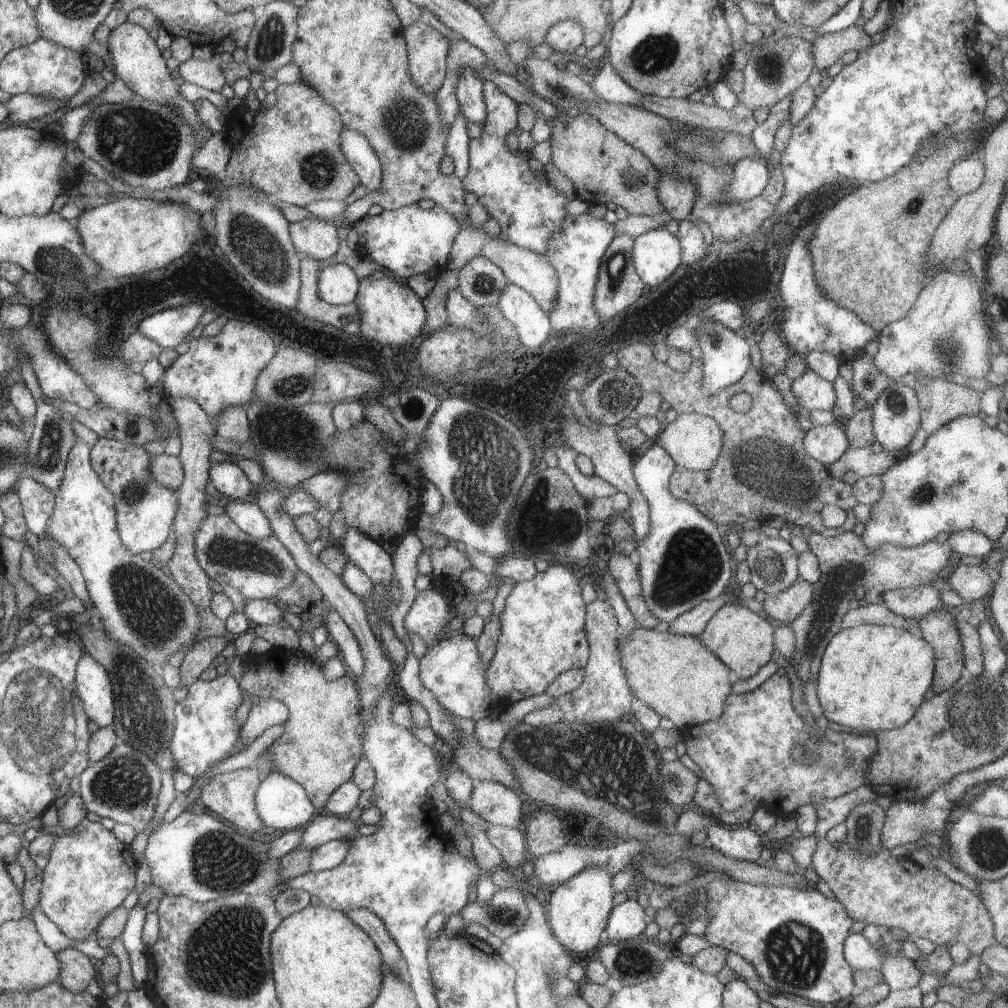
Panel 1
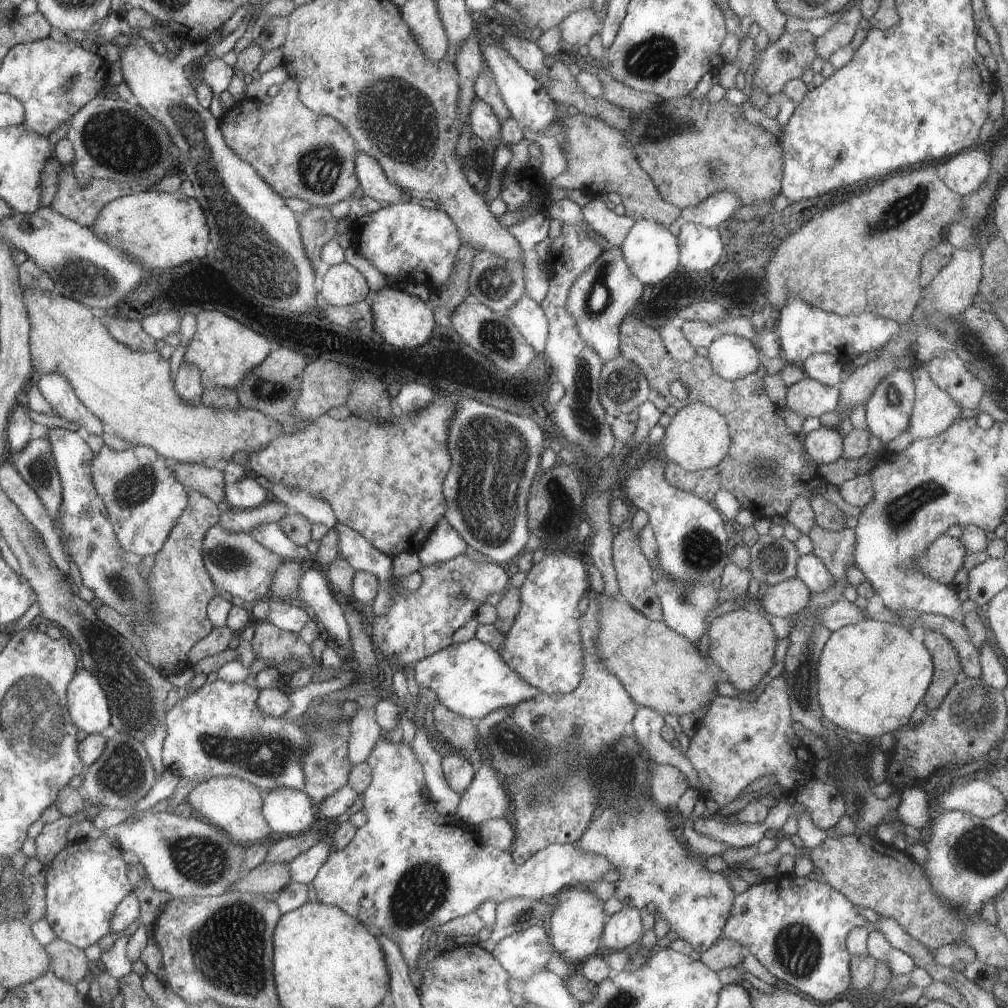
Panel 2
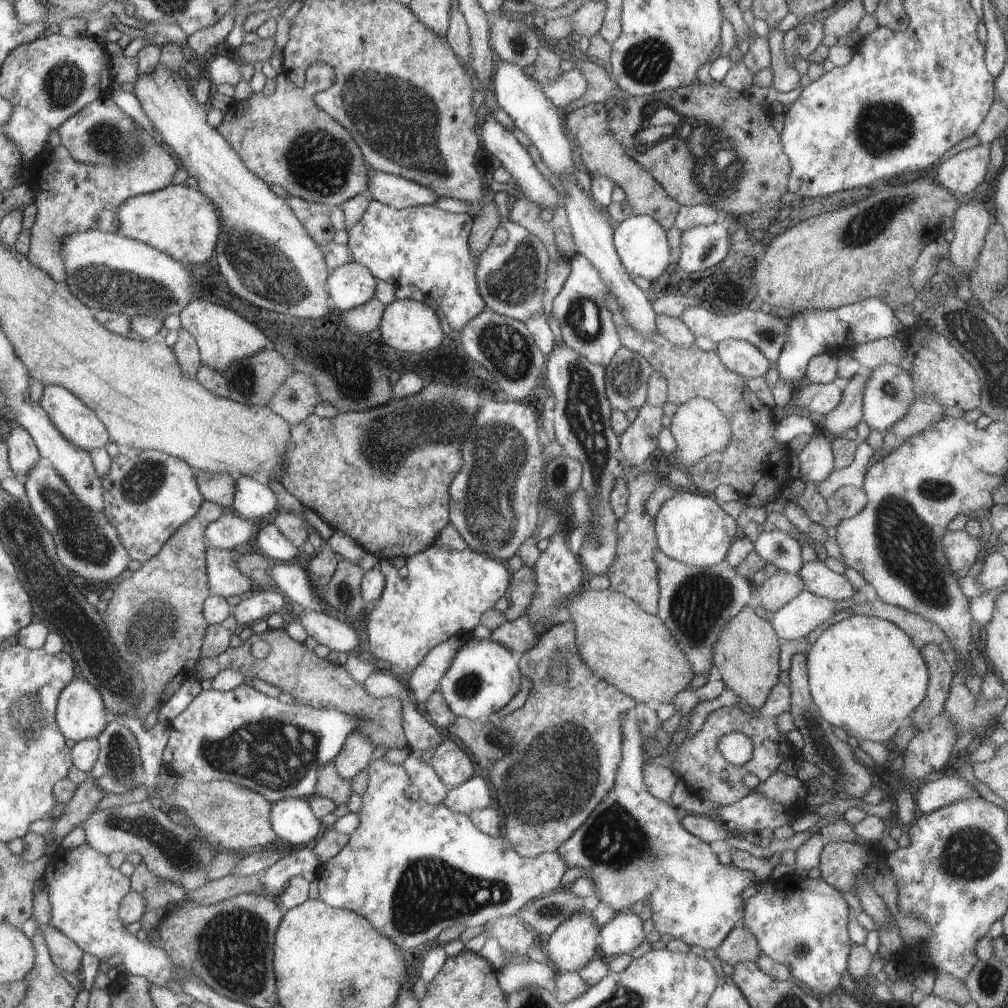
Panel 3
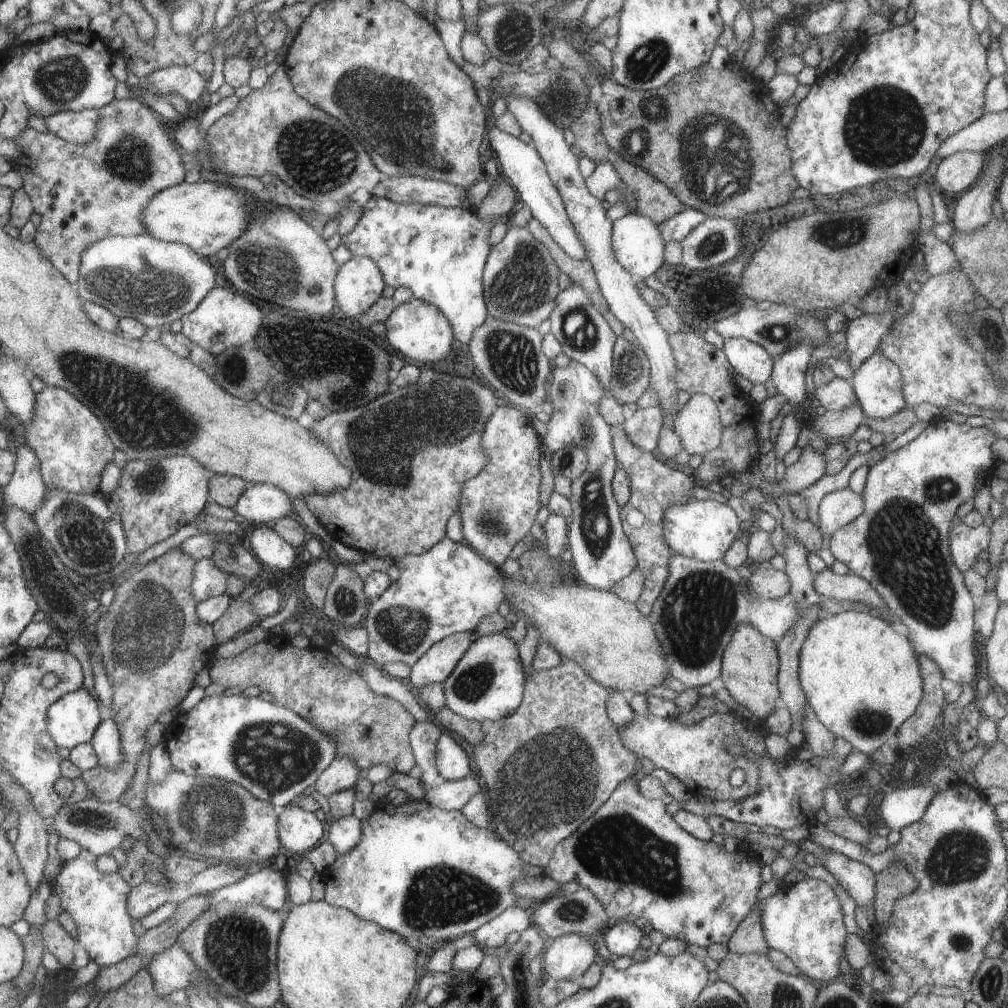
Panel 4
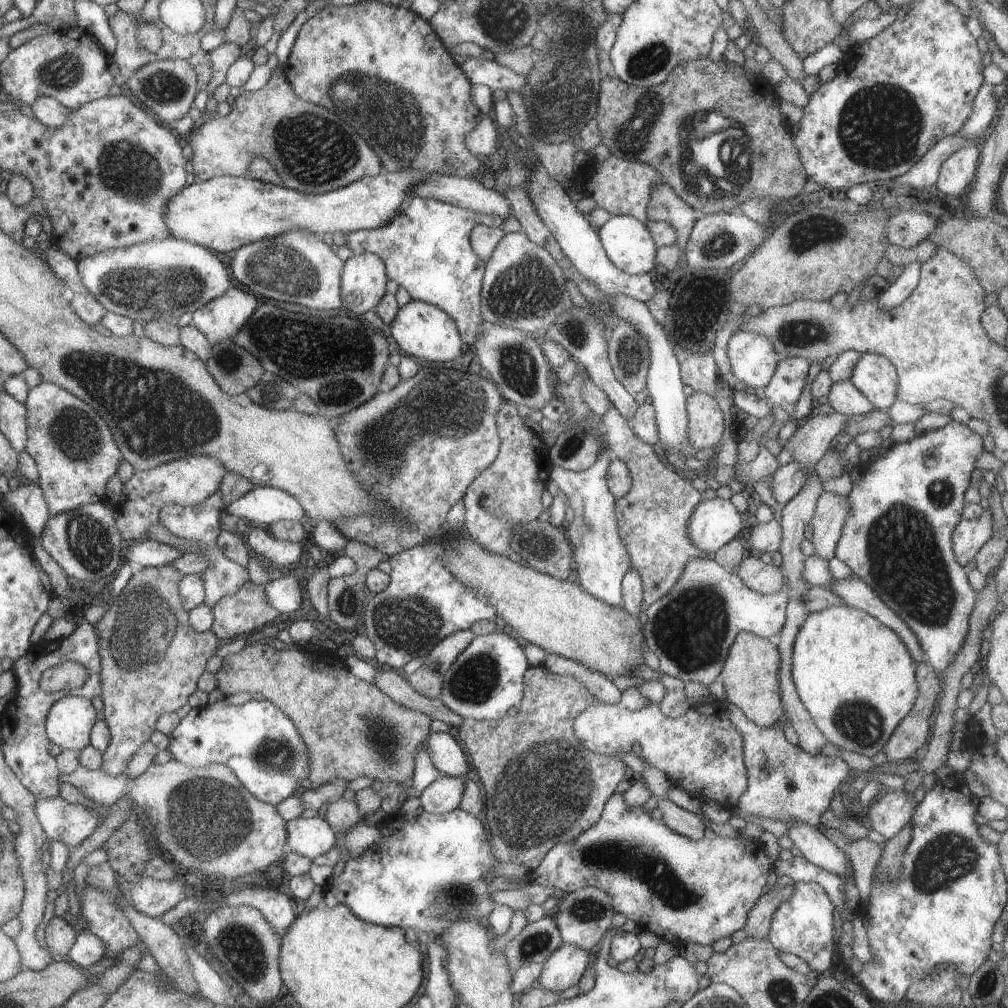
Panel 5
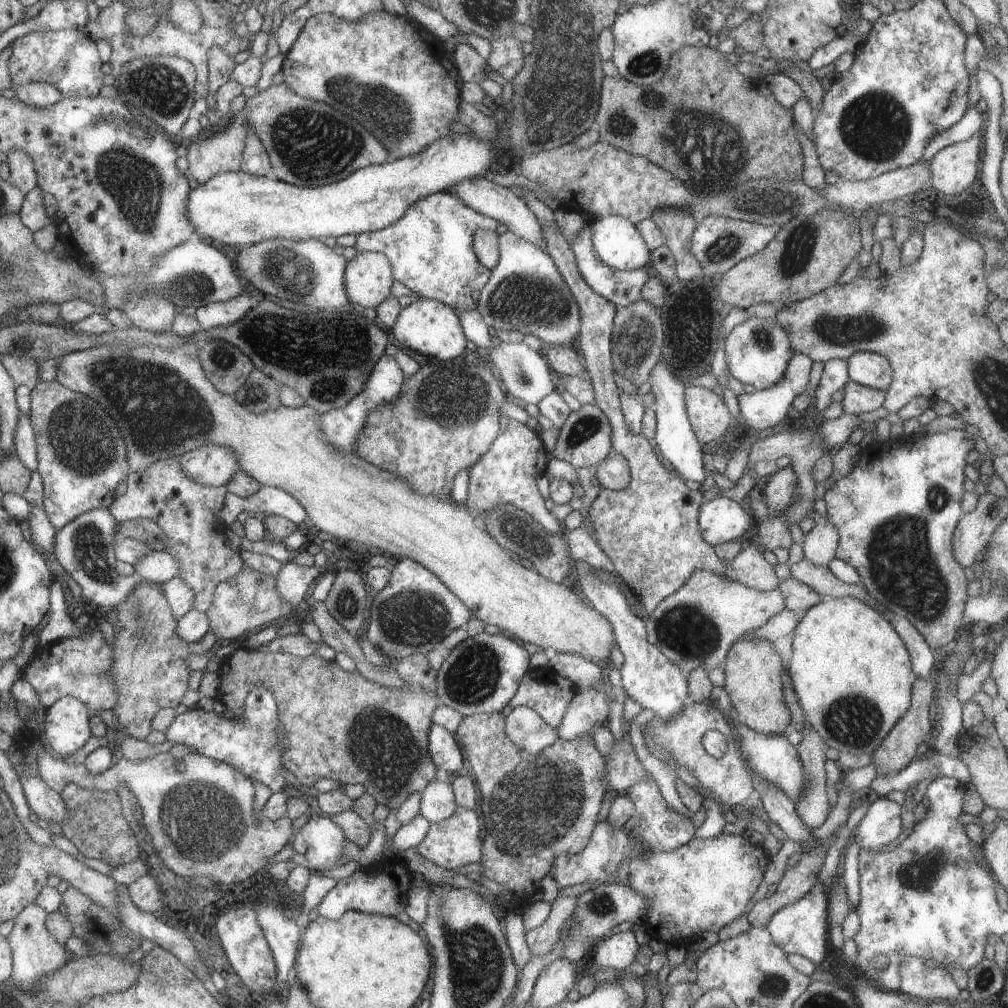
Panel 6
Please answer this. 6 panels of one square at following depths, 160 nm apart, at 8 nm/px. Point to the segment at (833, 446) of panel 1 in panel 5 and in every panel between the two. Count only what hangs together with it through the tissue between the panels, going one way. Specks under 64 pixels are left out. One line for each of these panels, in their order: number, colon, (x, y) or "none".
2: (824, 446)
3: (816, 463)
4: (811, 466)
5: (788, 480)

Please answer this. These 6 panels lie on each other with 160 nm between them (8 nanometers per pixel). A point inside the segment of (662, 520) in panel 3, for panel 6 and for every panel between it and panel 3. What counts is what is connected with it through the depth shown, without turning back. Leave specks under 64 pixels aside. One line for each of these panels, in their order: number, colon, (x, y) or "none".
4: (700, 529)
5: (715, 522)
6: (721, 519)

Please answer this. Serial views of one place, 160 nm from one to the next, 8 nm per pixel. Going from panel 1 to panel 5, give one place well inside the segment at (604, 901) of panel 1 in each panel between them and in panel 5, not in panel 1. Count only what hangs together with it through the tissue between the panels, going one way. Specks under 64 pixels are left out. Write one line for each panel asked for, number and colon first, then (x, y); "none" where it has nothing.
2: (575, 928)
3: (575, 943)
4: (567, 957)
5: (566, 965)

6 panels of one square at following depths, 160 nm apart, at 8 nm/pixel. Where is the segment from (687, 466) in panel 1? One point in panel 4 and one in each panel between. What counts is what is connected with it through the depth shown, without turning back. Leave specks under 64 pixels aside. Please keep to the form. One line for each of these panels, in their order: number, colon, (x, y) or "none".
2: (697, 438)
3: (699, 428)
4: (698, 424)

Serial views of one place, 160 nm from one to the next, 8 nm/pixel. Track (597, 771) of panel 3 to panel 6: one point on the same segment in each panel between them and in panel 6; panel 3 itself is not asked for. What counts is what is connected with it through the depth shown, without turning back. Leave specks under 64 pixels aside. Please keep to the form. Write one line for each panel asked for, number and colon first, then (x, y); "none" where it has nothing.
4: (548, 767)
5: (543, 786)
6: (537, 806)

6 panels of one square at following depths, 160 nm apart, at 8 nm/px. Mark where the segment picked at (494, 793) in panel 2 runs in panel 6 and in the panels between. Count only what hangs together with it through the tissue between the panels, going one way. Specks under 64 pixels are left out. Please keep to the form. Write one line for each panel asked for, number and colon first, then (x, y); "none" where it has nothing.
3: (475, 793)
4: (452, 795)
5: (445, 793)
6: (438, 803)

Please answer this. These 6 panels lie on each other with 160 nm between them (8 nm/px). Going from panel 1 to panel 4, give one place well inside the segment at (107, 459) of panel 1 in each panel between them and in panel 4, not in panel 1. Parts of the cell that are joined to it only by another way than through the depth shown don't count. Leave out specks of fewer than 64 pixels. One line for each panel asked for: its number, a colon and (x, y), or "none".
2: (144, 499)
3: (149, 495)
4: (154, 498)

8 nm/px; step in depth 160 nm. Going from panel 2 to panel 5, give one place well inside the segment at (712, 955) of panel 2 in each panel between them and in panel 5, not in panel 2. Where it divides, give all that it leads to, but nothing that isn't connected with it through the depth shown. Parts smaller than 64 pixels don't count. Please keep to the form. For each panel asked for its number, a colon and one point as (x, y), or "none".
3: (740, 945)
4: (748, 937)
5: (759, 919)

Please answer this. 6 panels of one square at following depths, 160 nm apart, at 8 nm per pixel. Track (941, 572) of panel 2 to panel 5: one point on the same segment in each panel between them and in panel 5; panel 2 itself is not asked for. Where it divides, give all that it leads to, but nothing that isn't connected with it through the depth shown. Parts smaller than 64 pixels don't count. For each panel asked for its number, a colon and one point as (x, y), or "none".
3: (961, 550)
4: (965, 542)
5: (970, 535)

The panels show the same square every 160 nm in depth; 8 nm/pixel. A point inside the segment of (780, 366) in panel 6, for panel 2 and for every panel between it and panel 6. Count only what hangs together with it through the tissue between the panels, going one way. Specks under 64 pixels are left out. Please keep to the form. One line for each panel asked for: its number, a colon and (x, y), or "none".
2: (732, 357)
3: (740, 357)
4: (750, 360)
5: (753, 360)

